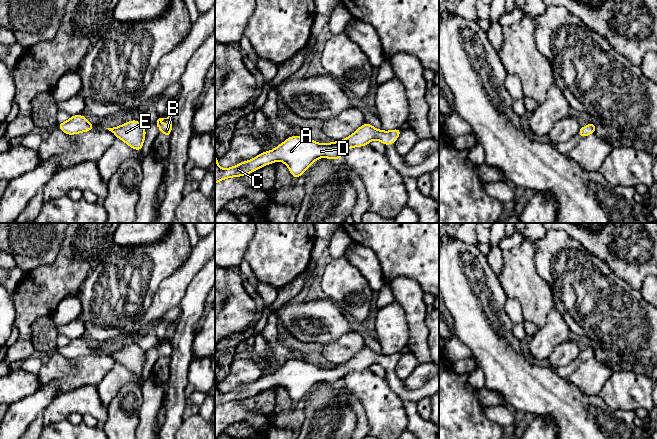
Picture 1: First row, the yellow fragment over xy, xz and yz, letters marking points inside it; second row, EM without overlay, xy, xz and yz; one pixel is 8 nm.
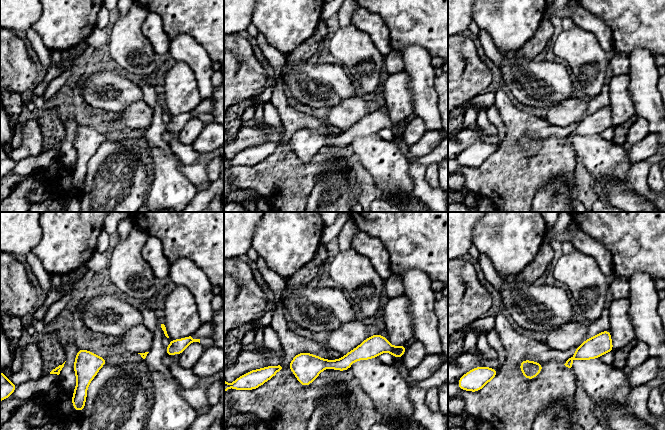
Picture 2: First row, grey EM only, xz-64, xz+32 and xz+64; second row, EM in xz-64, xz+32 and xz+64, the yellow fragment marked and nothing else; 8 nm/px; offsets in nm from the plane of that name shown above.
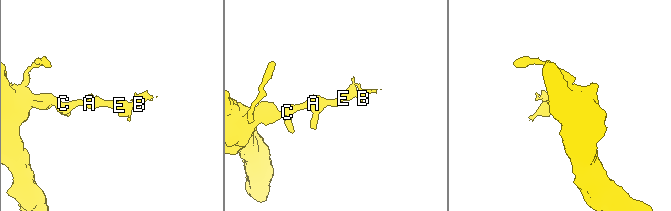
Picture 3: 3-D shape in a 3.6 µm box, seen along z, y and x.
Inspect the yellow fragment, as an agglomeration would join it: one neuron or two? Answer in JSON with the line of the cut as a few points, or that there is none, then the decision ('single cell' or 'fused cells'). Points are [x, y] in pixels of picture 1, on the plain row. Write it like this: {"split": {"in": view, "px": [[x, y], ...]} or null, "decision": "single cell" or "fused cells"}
{"split": null, "decision": "single cell"}

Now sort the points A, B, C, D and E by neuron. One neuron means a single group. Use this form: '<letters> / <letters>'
A B C D E

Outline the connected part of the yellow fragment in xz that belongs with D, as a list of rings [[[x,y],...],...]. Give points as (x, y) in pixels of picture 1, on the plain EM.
[[[365,346],[353,358],[337,366],[320,368],[309,362],[290,360],[273,374],[261,376],[255,382],[227,393],[218,390],[218,381],[215,379],[215,408],[227,402],[245,400],[276,385],[285,387],[297,404],[319,382],[341,383],[347,373],[366,370],[374,363],[386,371],[395,368],[402,355],[400,351],[391,355],[377,354]]]

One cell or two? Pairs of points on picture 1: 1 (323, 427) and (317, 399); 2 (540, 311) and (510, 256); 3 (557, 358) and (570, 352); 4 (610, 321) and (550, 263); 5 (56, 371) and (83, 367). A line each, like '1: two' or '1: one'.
1: one
2: one
3: one
4: one
5: one

